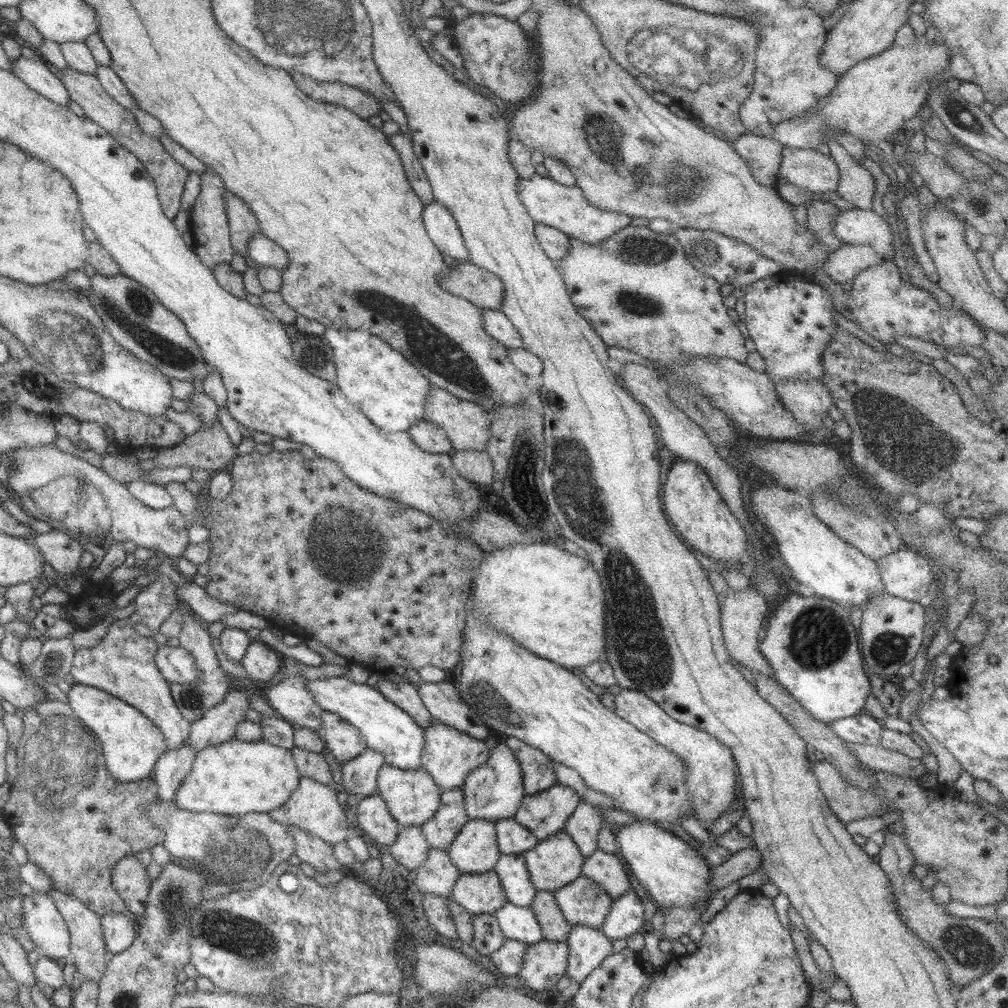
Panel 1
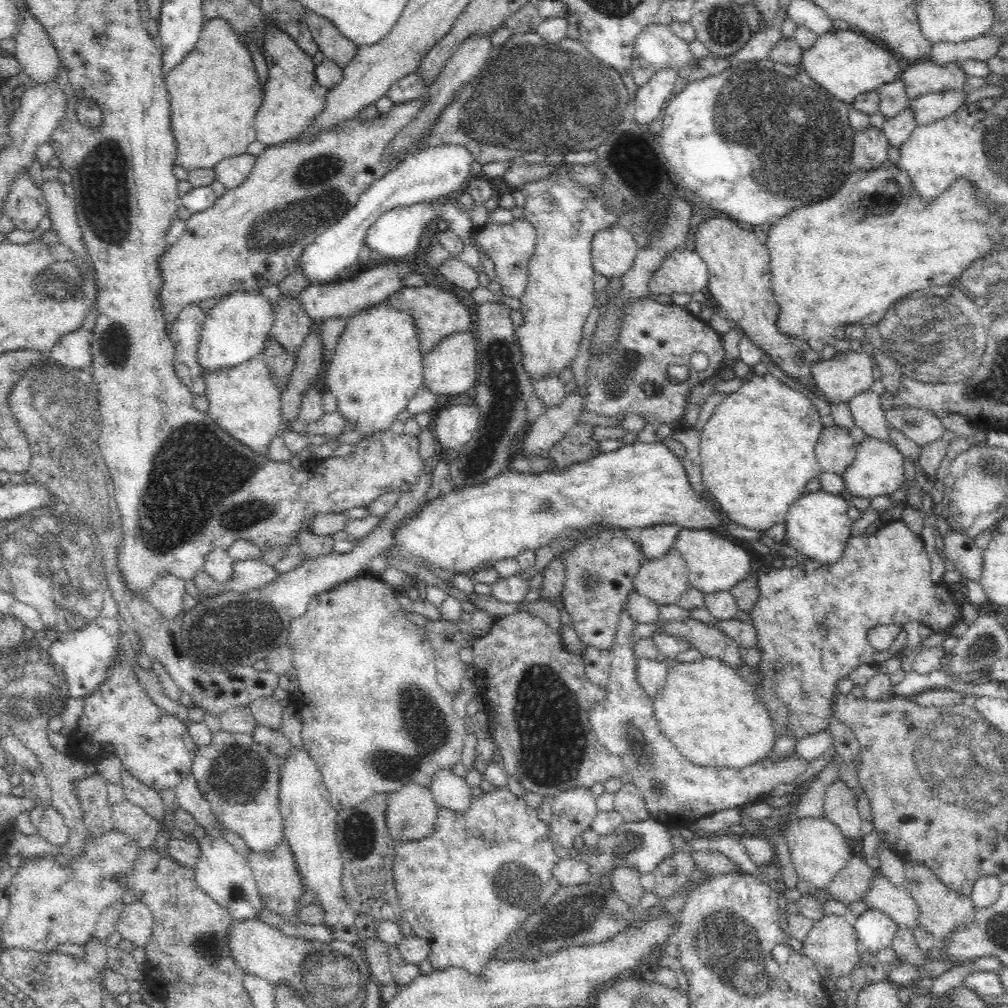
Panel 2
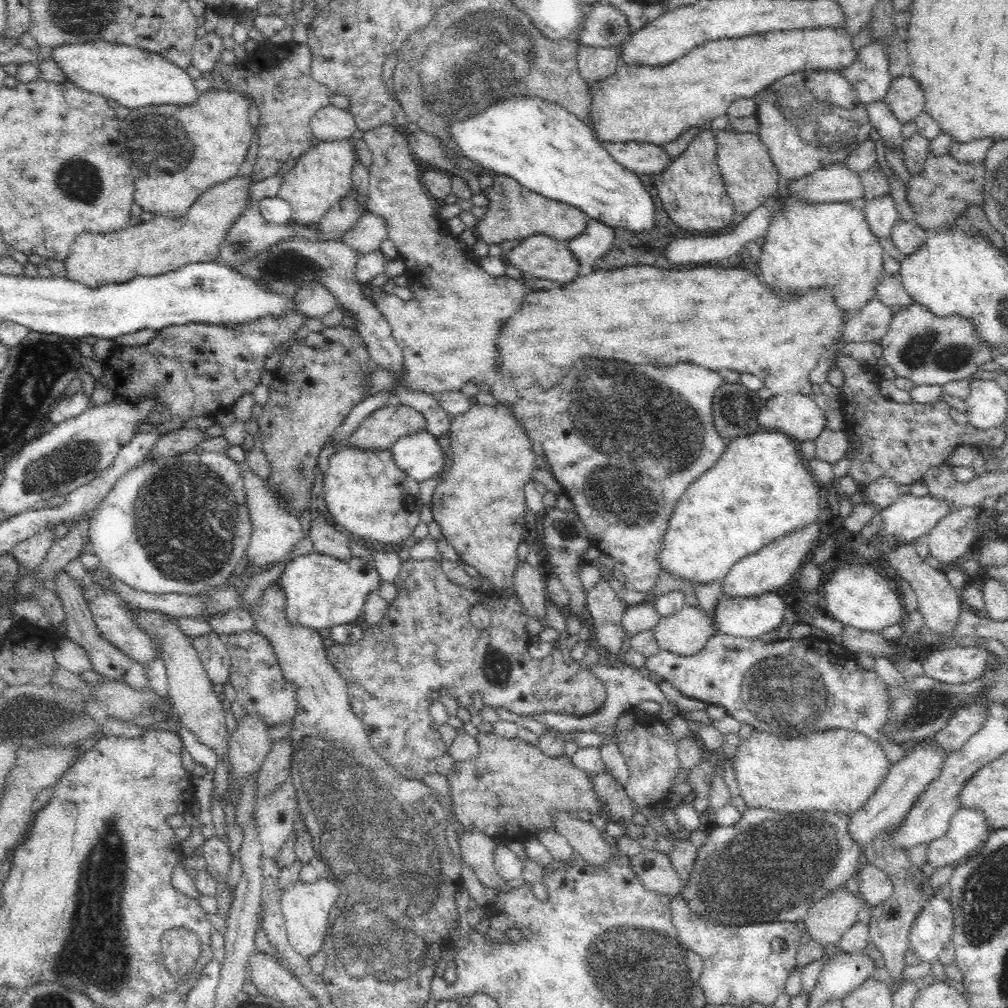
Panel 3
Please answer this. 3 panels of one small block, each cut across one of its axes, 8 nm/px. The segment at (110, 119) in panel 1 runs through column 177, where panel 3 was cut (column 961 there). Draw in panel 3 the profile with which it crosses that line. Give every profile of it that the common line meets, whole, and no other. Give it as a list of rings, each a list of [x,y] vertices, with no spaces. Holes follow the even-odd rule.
[[[930,153],[921,168],[921,173],[911,175],[905,184],[906,197],[915,221],[927,232],[954,225],[958,214],[966,214],[968,206],[984,206],[984,161],[962,162],[950,153]]]

